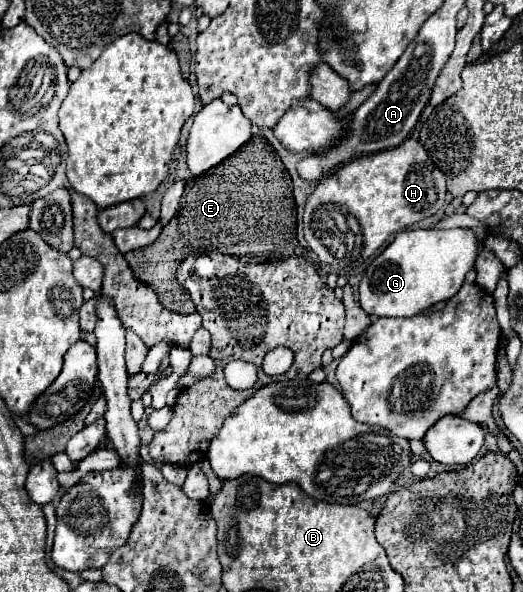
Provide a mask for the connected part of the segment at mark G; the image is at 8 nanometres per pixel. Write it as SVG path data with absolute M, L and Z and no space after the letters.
M406 229L368 265L360 281L360 307L372 317L412 317L430 305L450 299L464 283L464 275L474 269L482 241L474 229Z

